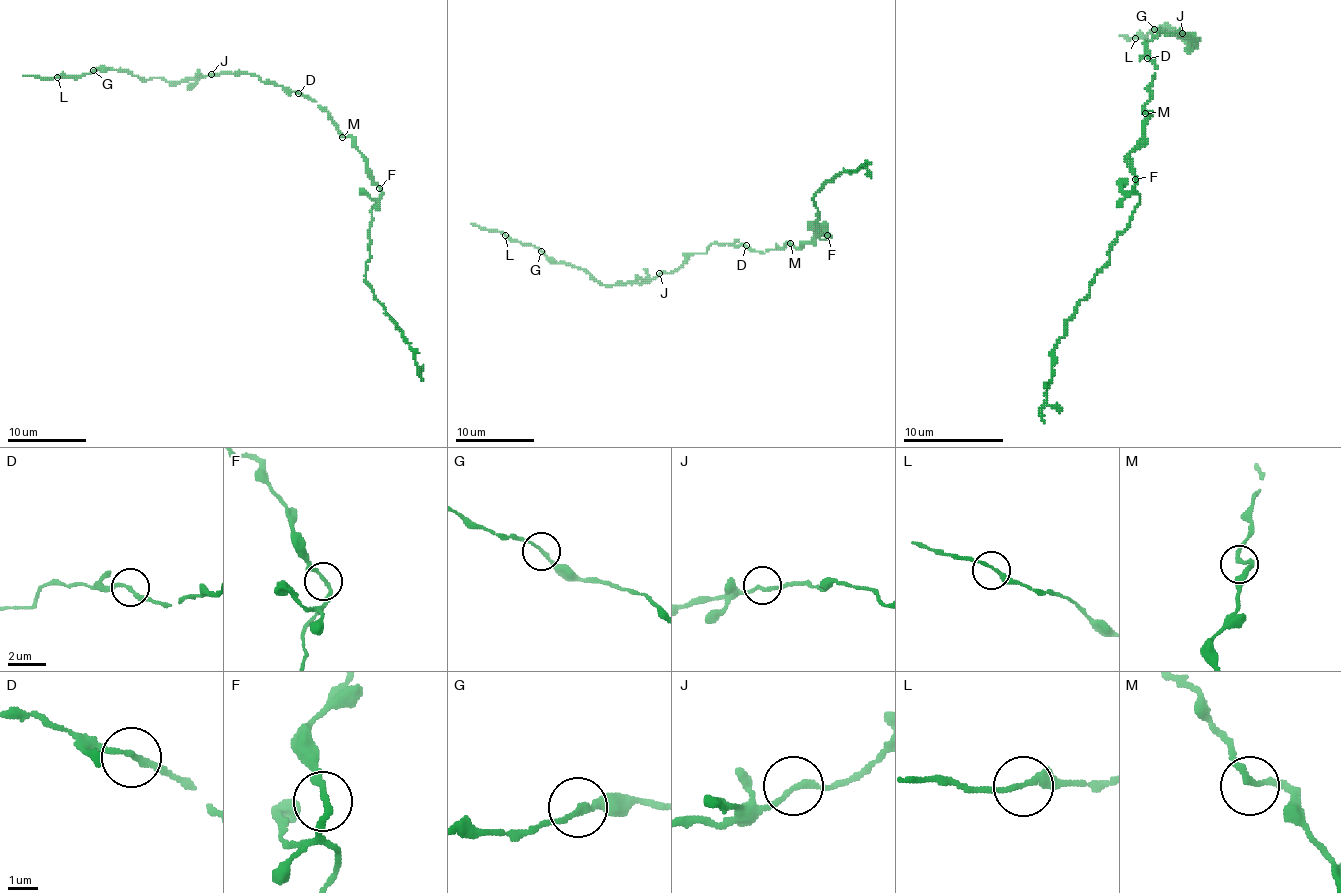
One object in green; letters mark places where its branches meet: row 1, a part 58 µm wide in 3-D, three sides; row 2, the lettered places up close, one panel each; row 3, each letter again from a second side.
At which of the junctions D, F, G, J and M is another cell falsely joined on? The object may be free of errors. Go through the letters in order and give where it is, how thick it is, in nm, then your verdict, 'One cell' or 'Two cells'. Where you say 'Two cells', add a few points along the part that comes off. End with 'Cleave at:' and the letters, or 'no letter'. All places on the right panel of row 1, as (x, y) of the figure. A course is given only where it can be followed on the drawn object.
D: Place: (1147, 58). Thickness 190 nm. One cell
F: Place: (1135, 179). Thickness 190 nm. One cell
G: Place: (1154, 29). Thickness 180 nm. One cell
J: Place: (1182, 33). Thickness 180 nm. One cell
M: Place: (1145, 113). Thickness 190 nm. One cell
Cleave at: no letter

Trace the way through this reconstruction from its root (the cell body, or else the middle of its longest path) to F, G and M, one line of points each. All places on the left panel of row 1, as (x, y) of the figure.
F: (320, 107), (338, 129), (354, 141), (370, 169), (370, 178), (379, 188)
G: (320, 107), (316, 101), (249, 74), (209, 74), (168, 81), (160, 77), (142, 79), (122, 70), (92, 70)
M: (320, 107), (328, 113), (342, 137)

